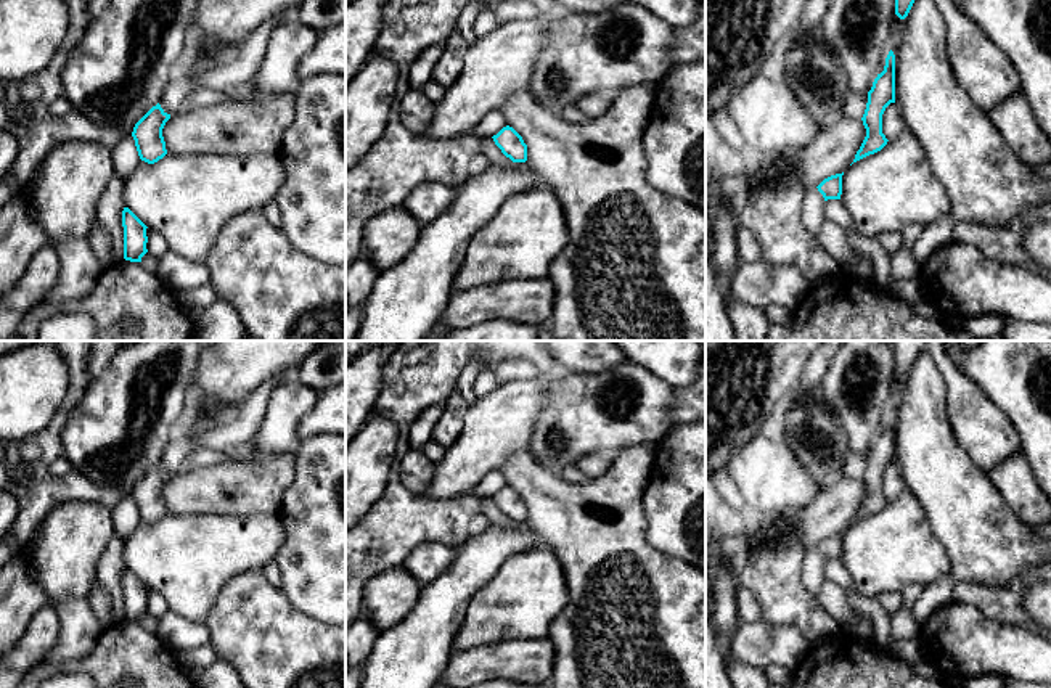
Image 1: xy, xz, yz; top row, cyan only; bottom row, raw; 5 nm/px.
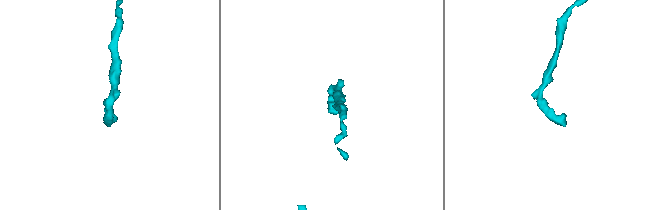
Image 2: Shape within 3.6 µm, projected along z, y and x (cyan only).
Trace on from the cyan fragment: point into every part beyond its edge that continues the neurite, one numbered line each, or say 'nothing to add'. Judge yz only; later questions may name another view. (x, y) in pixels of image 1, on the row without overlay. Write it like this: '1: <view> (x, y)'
1: yz (813, 563)

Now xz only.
nothing to add

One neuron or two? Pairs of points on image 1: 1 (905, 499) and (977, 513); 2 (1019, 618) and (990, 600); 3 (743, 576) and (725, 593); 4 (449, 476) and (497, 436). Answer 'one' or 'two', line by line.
1: two
2: one
3: two
4: one

